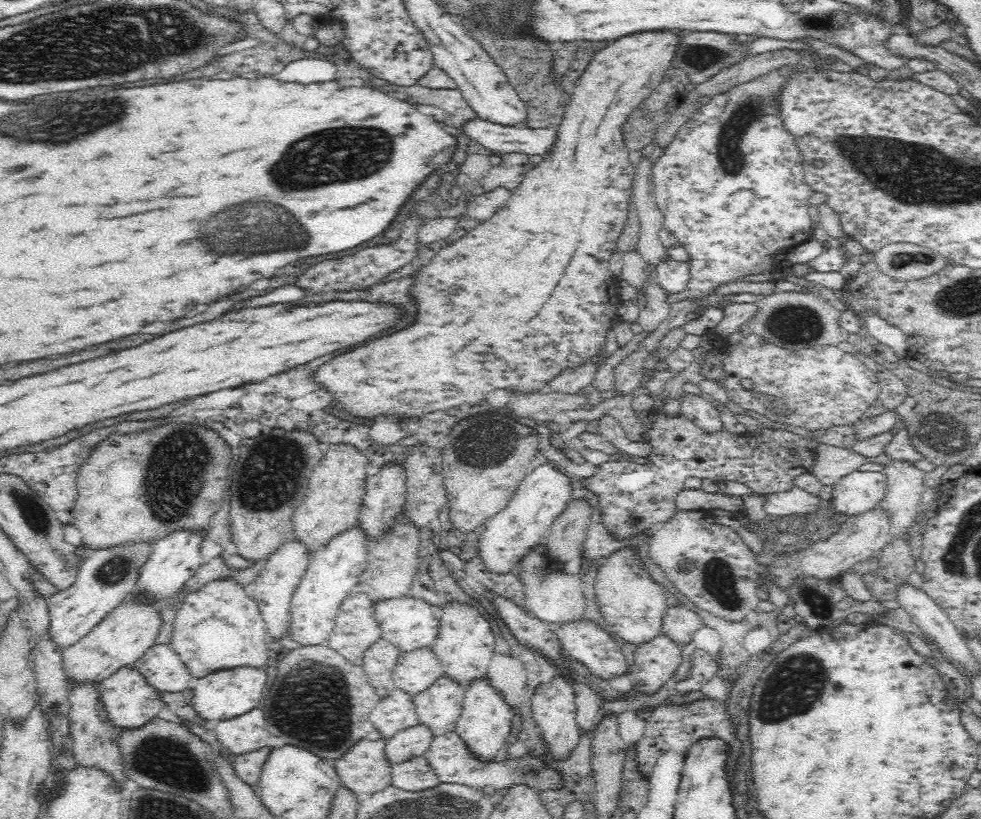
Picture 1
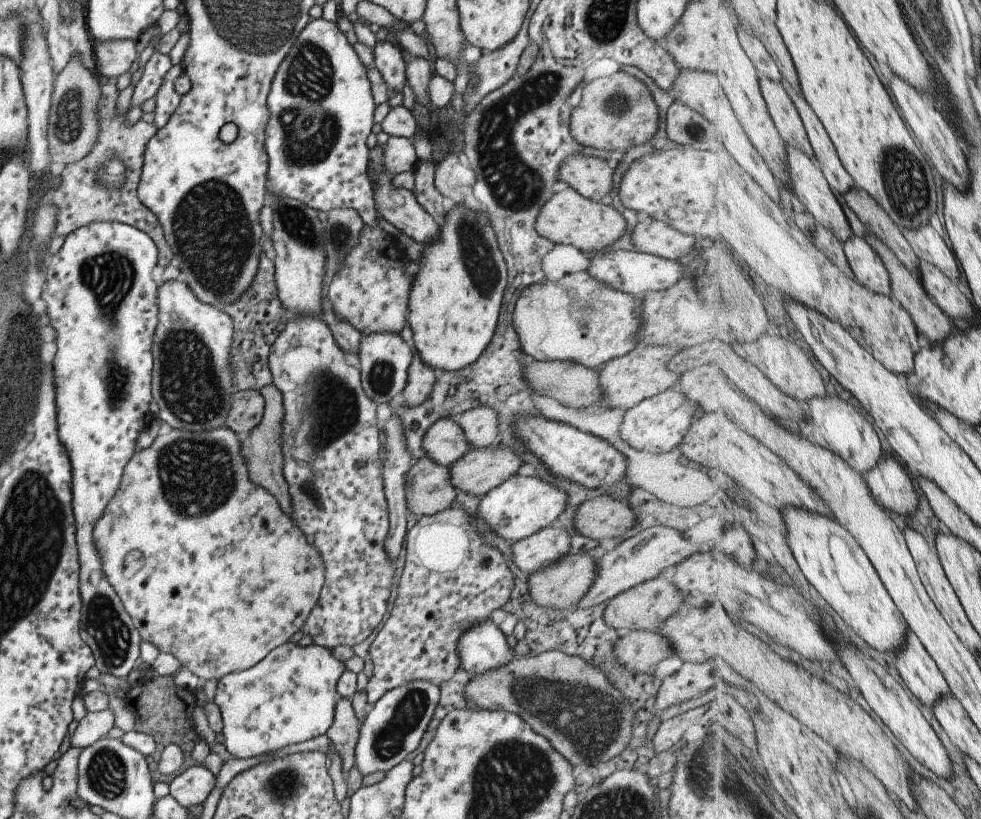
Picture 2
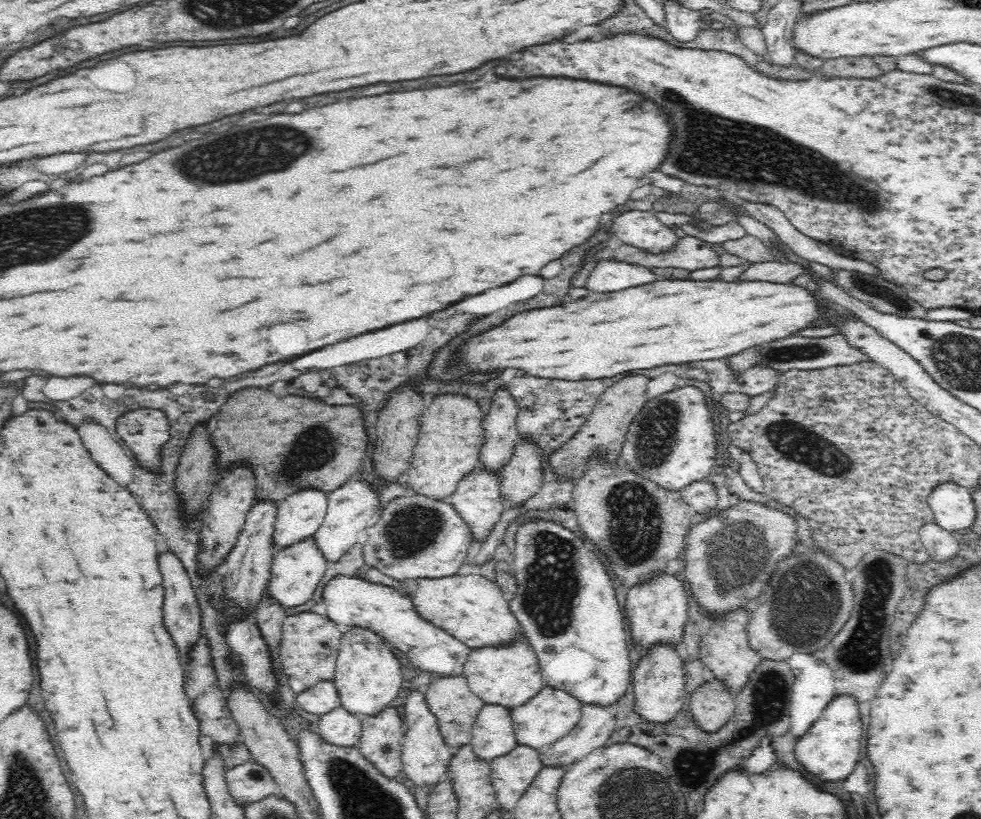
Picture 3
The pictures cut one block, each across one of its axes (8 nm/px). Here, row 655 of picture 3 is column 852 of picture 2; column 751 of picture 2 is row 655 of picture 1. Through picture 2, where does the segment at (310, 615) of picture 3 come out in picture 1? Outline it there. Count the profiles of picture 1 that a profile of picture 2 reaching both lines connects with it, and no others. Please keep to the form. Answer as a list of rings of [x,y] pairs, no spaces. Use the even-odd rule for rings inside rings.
[[[226,578],[226,579],[218,579],[215,581],[208,582],[204,585],[200,590],[196,590],[196,592],[188,592],[186,596],[184,596],[184,602],[180,604],[180,608],[176,610],[176,618],[174,618],[174,628],[172,628],[172,642],[168,642],[168,646],[174,653],[176,653],[176,657],[180,658],[180,662],[184,665],[184,669],[188,669],[188,673],[193,677],[200,678],[201,675],[210,674],[210,672],[214,672],[216,670],[224,670],[230,668],[236,668],[240,666],[249,666],[249,667],[259,667],[265,668],[269,661],[268,654],[266,654],[266,646],[269,640],[268,634],[266,634],[266,626],[264,620],[261,618],[260,611],[258,611],[258,607],[256,607],[256,601],[252,600],[252,598],[248,598],[246,594],[244,594],[244,588],[240,586],[240,584],[234,581],[234,578]]]

